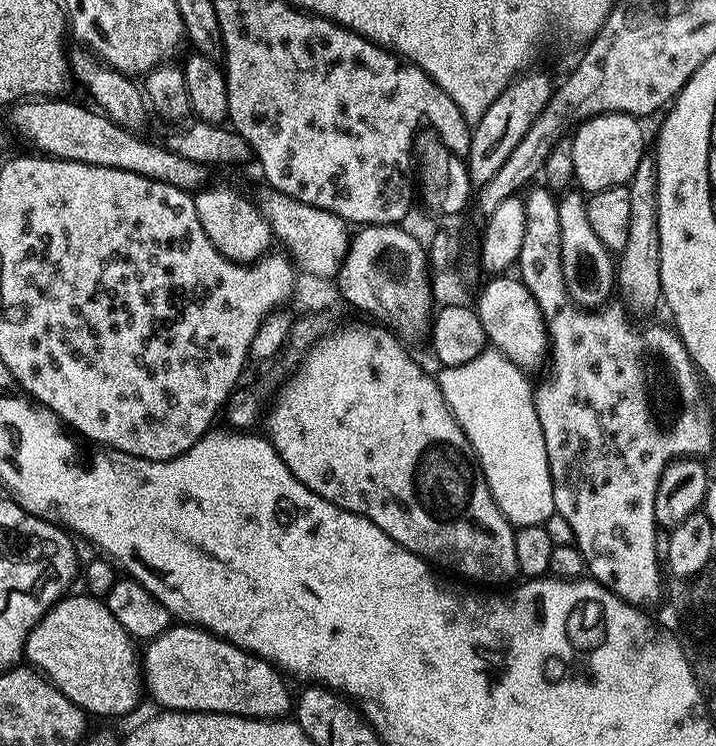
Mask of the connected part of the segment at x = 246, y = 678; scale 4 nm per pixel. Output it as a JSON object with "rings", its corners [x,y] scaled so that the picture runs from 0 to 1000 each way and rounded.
{"rings":[[[236,840],[219,858],[205,859],[207,870],[198,874],[204,920],[225,950],[314,954],[353,965],[388,965],[409,953],[411,933],[397,918],[398,908],[374,886],[306,858],[284,842],[246,840]]]}

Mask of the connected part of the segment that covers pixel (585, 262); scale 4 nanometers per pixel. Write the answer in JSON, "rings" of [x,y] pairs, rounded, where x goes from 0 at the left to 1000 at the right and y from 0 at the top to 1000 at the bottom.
{"rings":[[[795,256],[781,269],[779,298],[782,299],[782,361],[788,374],[788,390],[806,413],[837,414],[832,412],[846,406],[853,399],[855,391],[858,397],[858,387],[862,385],[860,362],[856,350],[851,350],[855,347],[853,339],[835,324],[824,303],[821,276],[817,264],[809,256]]]}

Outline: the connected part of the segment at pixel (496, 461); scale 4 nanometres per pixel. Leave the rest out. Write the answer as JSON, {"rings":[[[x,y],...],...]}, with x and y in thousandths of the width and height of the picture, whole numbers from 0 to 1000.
{"rings":[[[677,469],[662,485],[638,493],[616,492],[613,497],[612,513],[626,547],[635,555],[651,587],[662,598],[670,629],[701,689],[709,693],[716,705],[760,702],[775,688],[777,674],[763,614],[763,592],[749,554],[746,523],[737,517],[733,500],[693,469]]]}

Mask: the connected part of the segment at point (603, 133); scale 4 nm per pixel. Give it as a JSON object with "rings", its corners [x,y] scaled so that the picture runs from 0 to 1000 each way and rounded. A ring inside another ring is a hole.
{"rings":[[[853,150],[845,155],[825,155],[803,173],[800,190],[802,241],[817,259],[831,260],[849,252],[876,248],[894,220],[899,204],[899,177],[887,155]]]}

